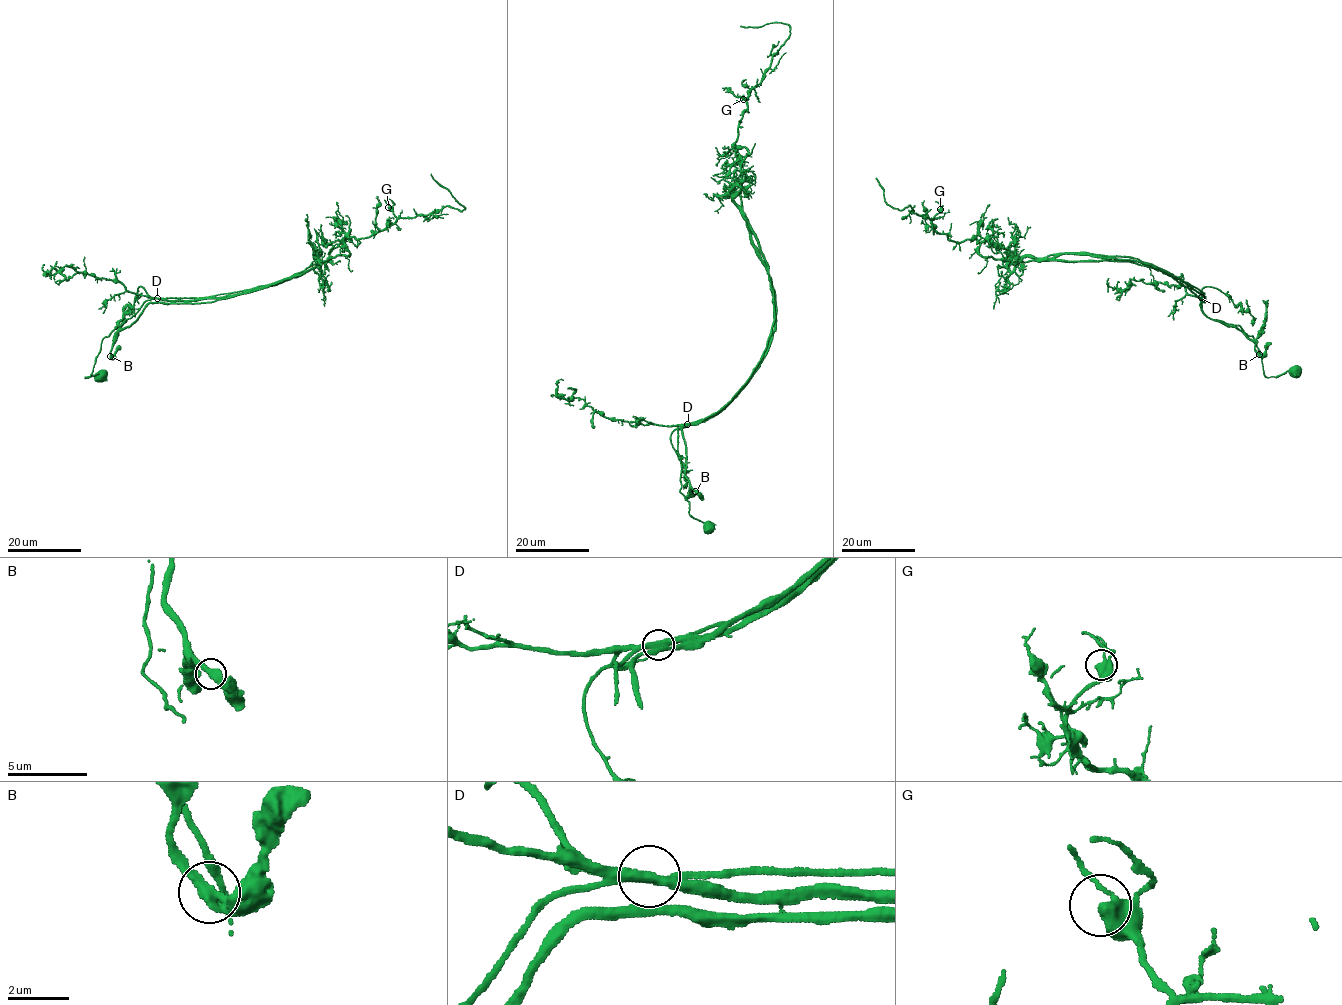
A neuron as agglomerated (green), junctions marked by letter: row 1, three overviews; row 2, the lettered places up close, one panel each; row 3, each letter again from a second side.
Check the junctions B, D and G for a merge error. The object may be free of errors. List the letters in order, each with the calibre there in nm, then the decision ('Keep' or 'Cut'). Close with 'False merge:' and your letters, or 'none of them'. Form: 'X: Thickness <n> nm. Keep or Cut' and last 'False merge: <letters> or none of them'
B: Thickness 400 nm. Keep
D: Thickness 400 nm. Cut
G: Thickness 440 nm. Keep
False merge: D

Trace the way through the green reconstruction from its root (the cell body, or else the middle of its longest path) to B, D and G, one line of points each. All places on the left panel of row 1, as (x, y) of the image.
B: (101, 376), (85, 377), (92, 372), (102, 339), (147, 300), (167, 301), (150, 303), (118, 332), (110, 356)
D: (101, 376), (97, 374), (85, 377), (92, 372), (102, 339), (136, 313), (147, 300), (157, 298)
G: (101, 376), (85, 377), (102, 339), (147, 300), (253, 290), (305, 273), (342, 239), (395, 221), (388, 207)

